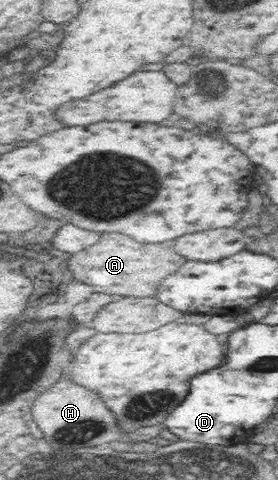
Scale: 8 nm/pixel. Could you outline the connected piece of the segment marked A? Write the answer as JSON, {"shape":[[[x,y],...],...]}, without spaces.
{"shape":[[[103,233],[99,243],[82,249],[69,259],[69,269],[75,279],[95,287],[95,291],[99,293],[123,295],[123,297],[131,295],[147,297],[155,295],[161,279],[179,269],[179,265],[185,265],[185,261],[187,259],[183,257],[181,261],[181,257],[169,245],[143,245],[127,235]]]}

